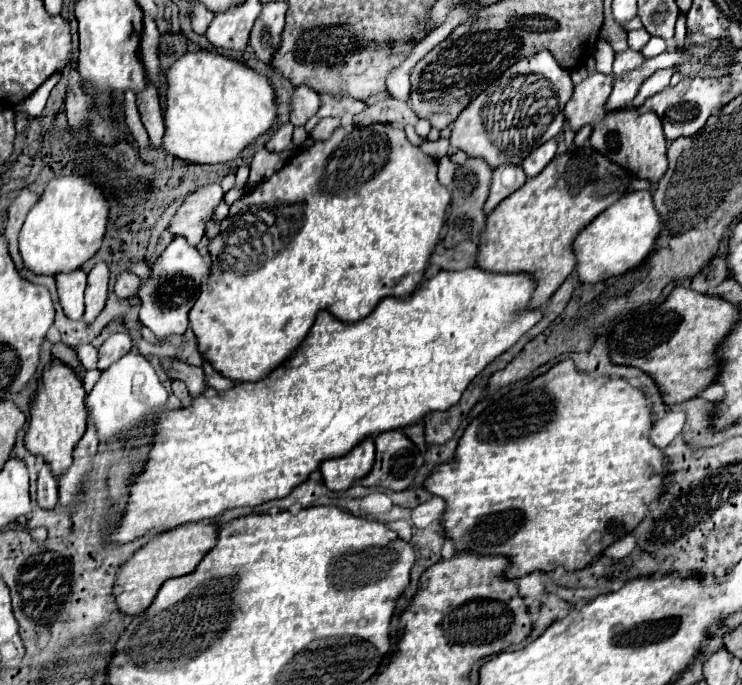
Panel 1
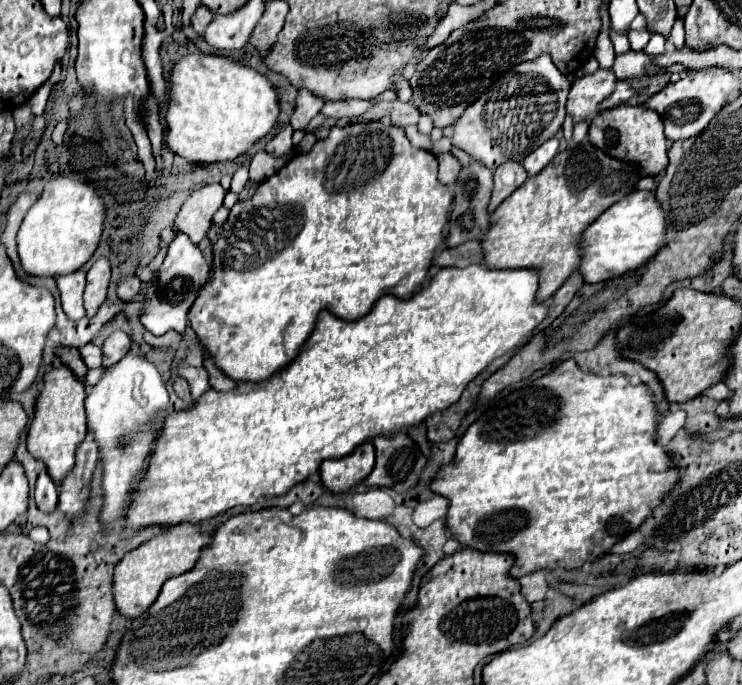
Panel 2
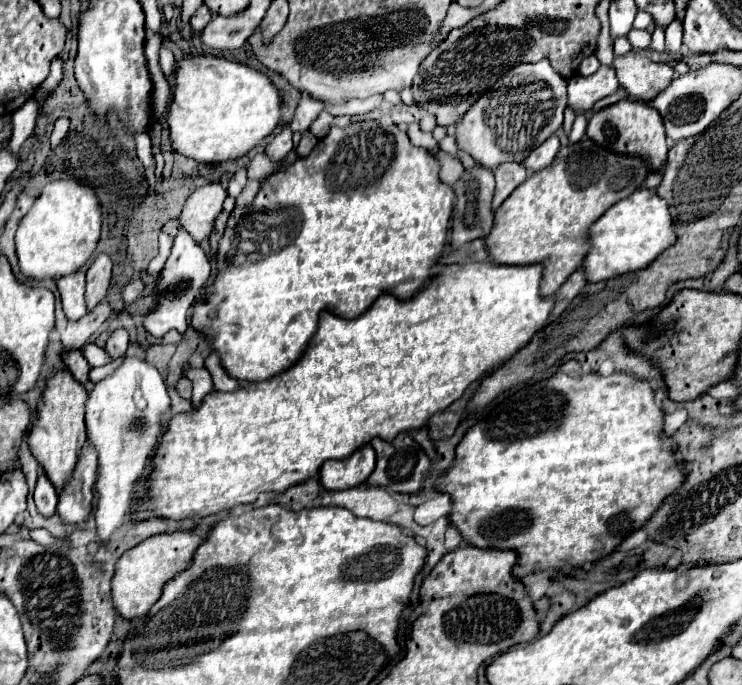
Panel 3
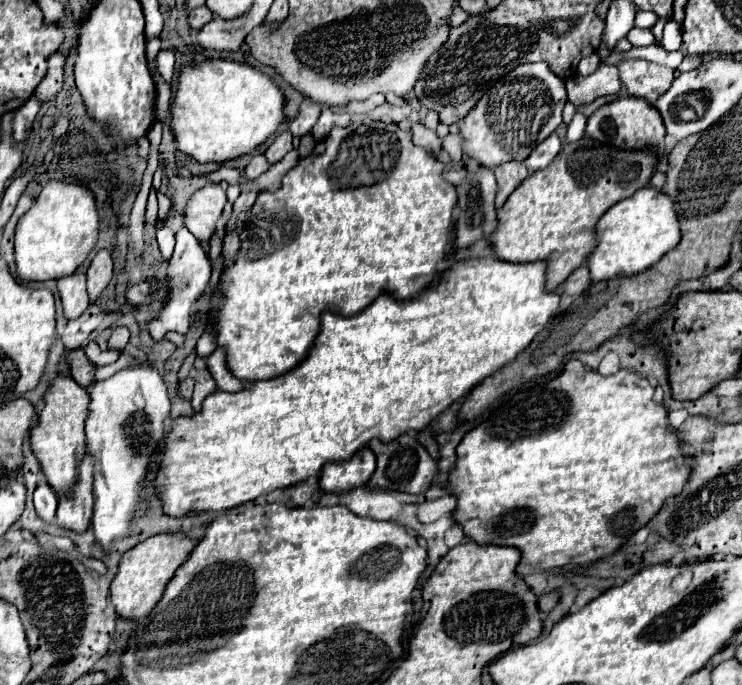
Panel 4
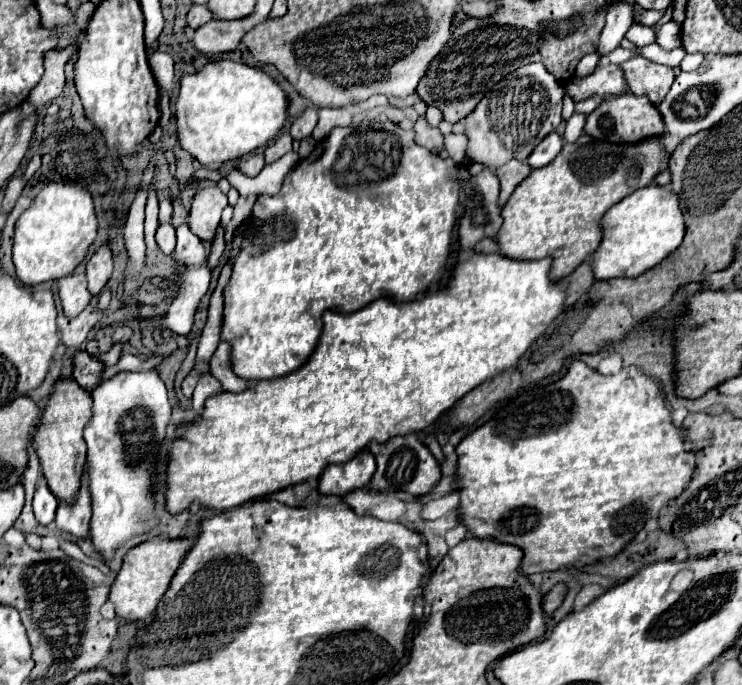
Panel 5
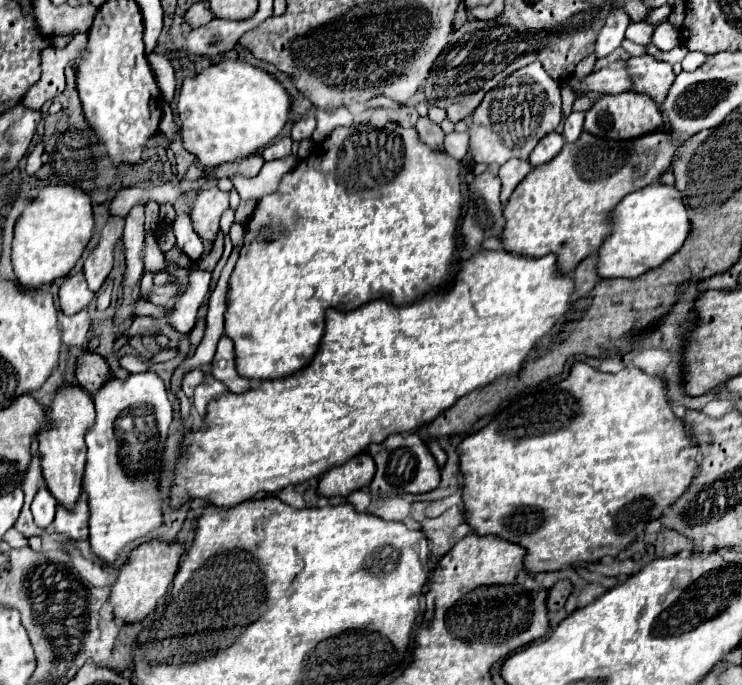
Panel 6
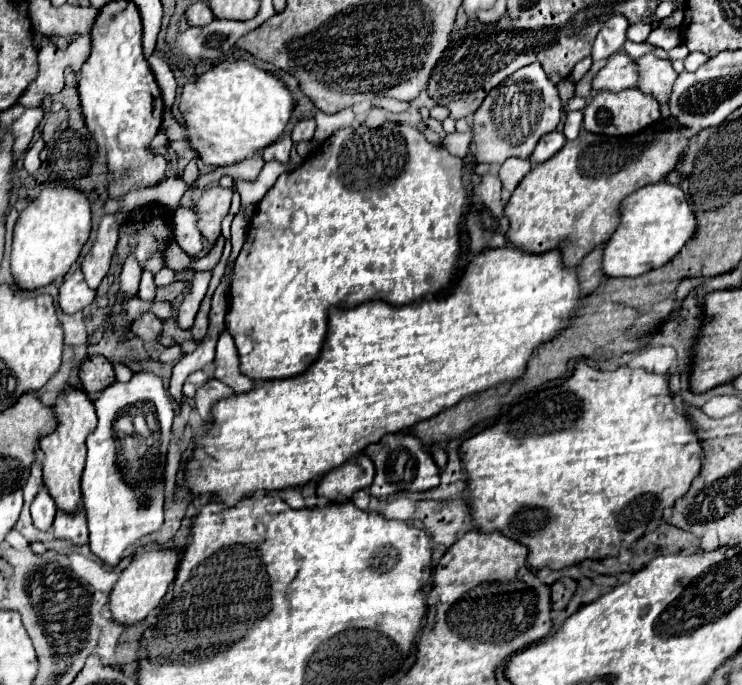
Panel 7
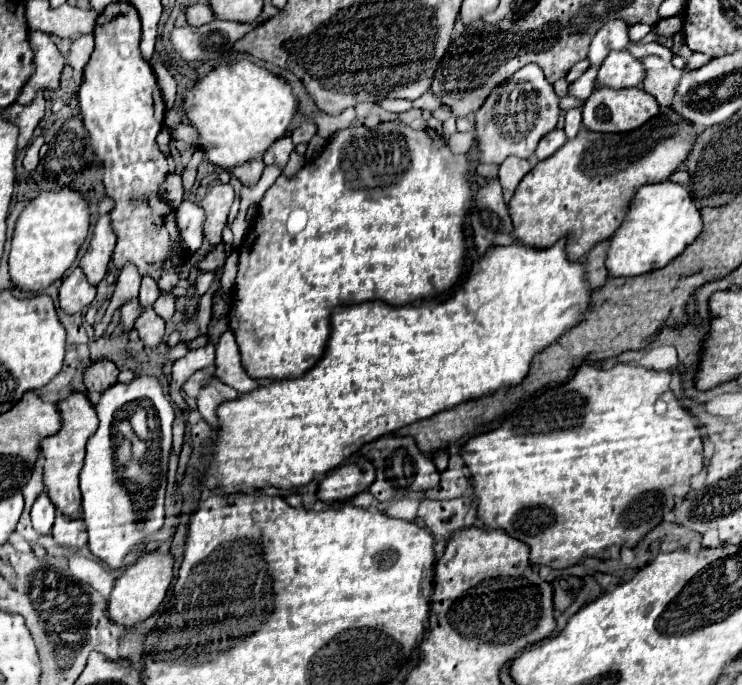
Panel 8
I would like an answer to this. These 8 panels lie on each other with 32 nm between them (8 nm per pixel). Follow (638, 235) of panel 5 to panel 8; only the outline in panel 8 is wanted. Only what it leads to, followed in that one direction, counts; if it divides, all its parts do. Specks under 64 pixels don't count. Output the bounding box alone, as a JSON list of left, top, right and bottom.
[606,182,702,276]

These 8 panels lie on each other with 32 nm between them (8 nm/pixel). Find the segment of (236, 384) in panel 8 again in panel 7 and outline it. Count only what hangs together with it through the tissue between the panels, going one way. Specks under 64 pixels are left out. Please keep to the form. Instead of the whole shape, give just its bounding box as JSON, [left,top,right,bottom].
[214,332,254,394]

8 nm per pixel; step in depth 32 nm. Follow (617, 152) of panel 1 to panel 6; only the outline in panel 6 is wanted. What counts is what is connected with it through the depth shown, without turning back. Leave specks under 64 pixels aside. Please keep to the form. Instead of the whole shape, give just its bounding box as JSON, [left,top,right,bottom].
[584,90,662,140]

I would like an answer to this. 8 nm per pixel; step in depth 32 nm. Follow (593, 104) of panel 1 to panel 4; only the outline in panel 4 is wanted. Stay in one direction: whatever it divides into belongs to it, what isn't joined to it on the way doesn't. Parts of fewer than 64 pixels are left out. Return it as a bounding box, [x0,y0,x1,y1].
[566,64,624,106]

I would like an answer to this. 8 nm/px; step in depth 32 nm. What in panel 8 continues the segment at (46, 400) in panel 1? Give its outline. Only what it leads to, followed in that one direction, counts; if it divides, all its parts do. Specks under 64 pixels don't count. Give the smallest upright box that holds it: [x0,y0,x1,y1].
[42,394,98,518]

